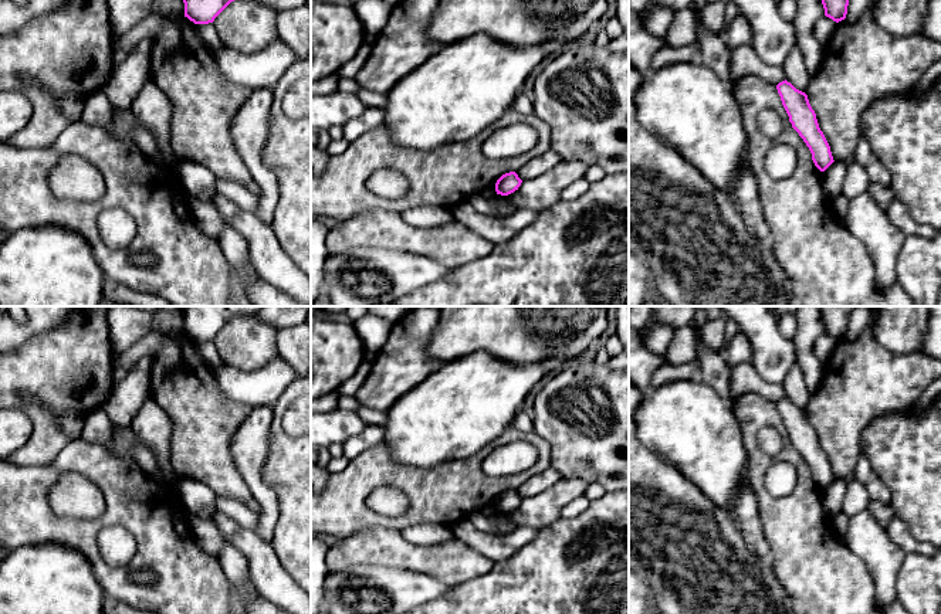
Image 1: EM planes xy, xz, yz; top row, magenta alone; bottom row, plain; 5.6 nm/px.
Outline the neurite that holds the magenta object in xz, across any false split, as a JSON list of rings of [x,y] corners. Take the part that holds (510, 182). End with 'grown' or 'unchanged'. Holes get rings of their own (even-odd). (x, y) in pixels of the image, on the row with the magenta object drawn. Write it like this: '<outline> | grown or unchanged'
[[[510,172],[510,173],[502,174],[497,180],[495,191],[497,191],[497,194],[508,196],[508,194],[514,193],[515,190],[518,190],[521,183],[522,183],[522,180],[518,177],[518,174],[515,172]]] | unchanged

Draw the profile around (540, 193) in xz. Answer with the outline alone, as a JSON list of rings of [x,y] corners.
[[[561,162],[541,177],[524,180],[521,186],[508,196],[497,194],[495,200],[508,208],[546,210],[562,201],[562,191],[572,183],[585,177],[588,166],[580,162]]]

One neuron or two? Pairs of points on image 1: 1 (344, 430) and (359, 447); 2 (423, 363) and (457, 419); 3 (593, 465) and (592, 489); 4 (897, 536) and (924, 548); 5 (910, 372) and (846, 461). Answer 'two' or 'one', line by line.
1: two
2: two
3: two
4: one
5: one

